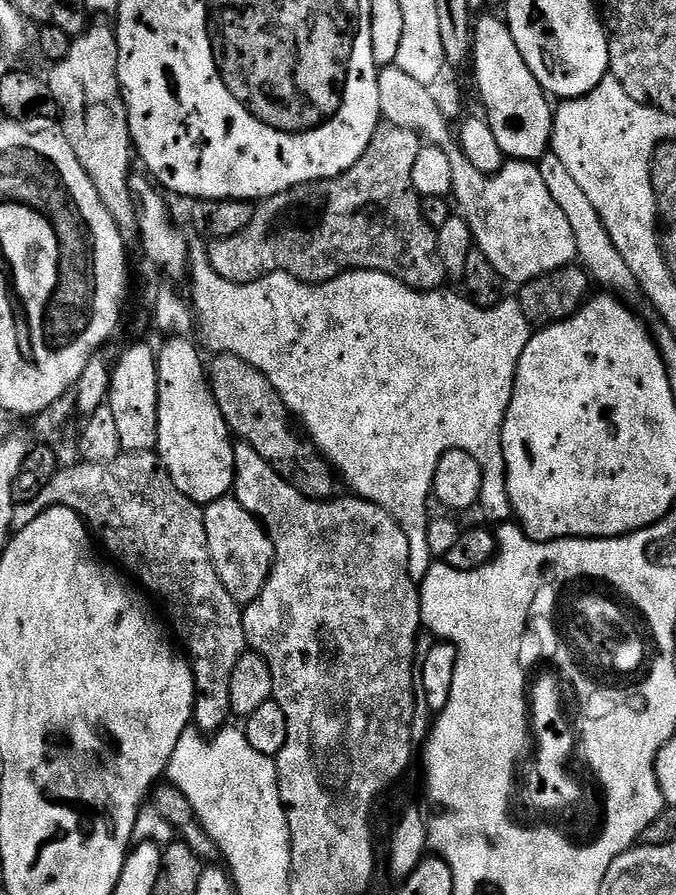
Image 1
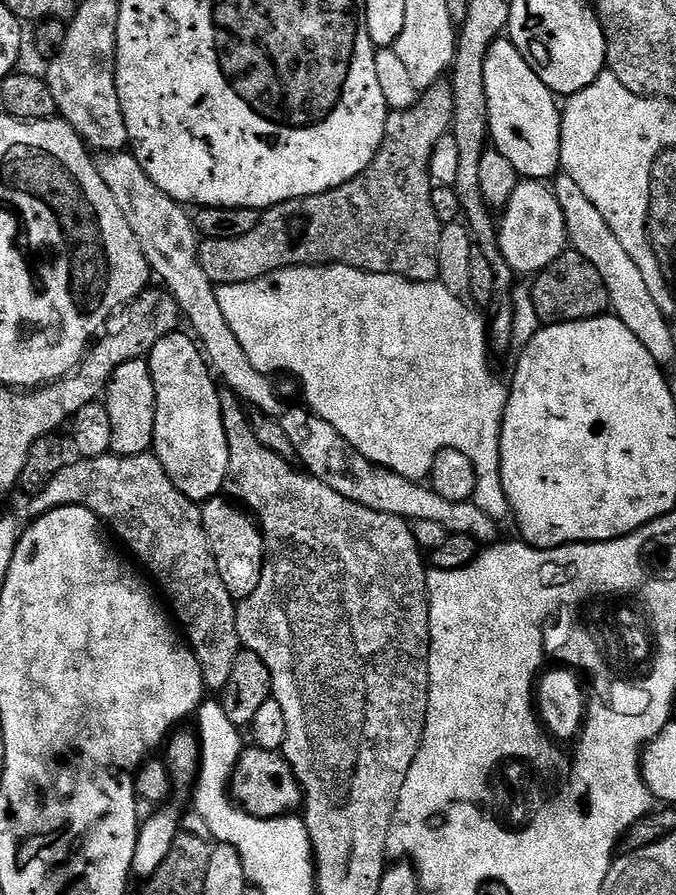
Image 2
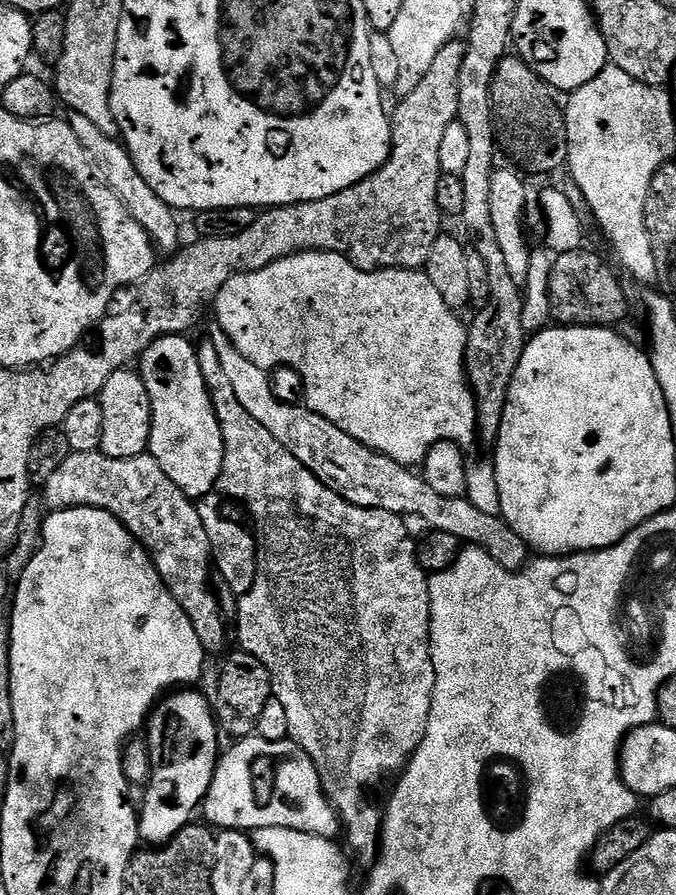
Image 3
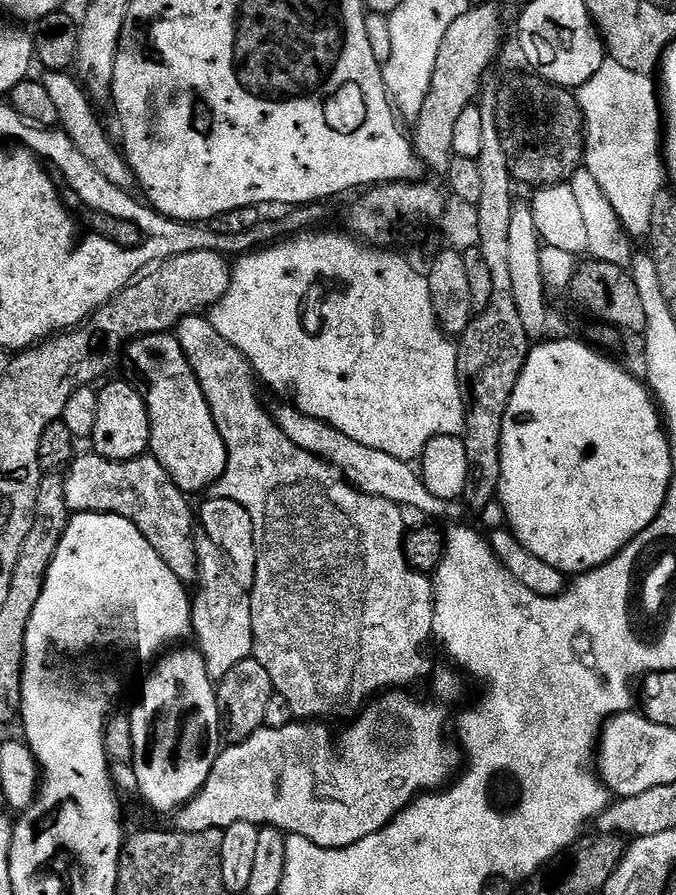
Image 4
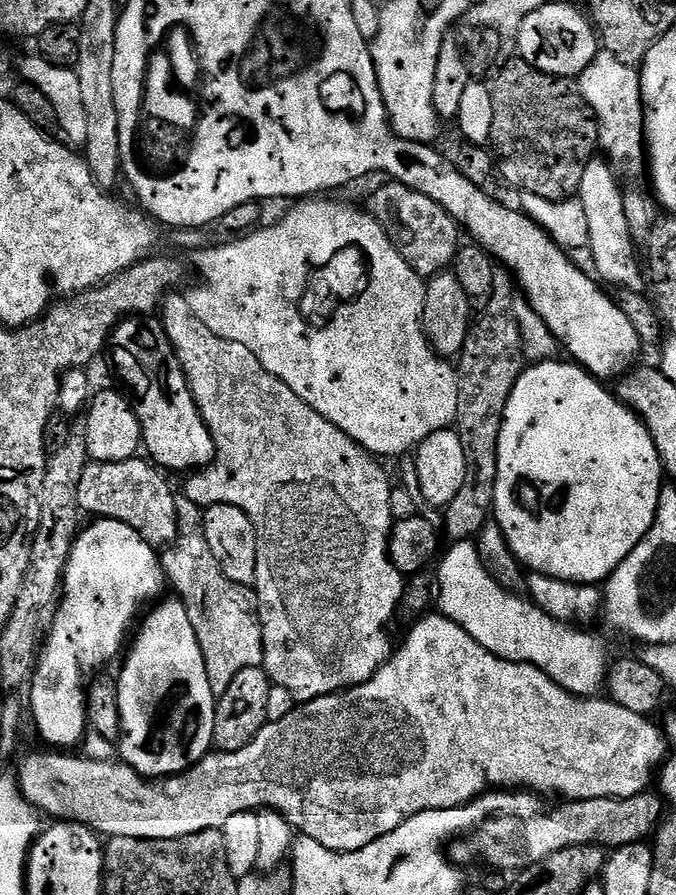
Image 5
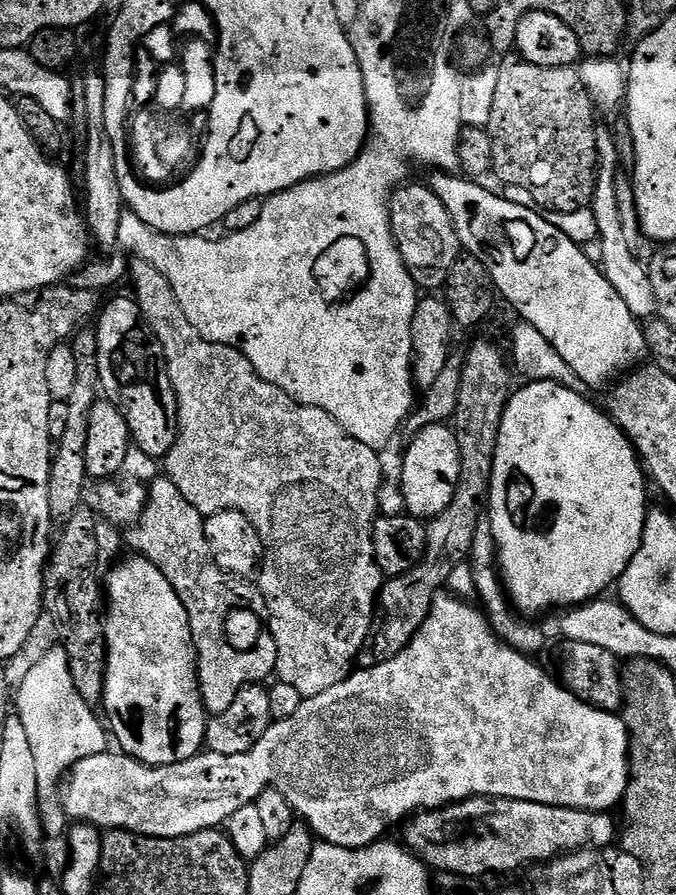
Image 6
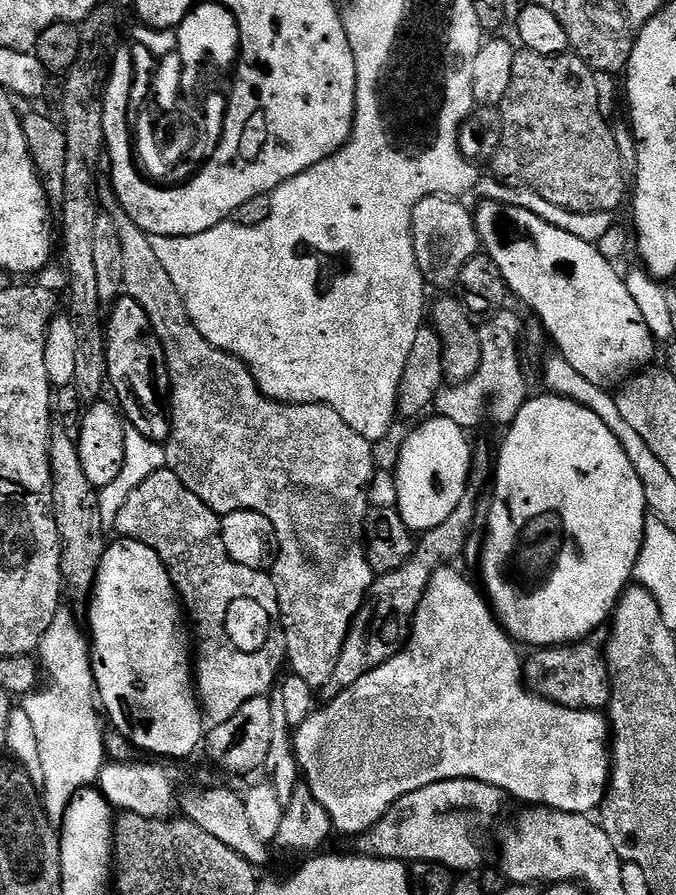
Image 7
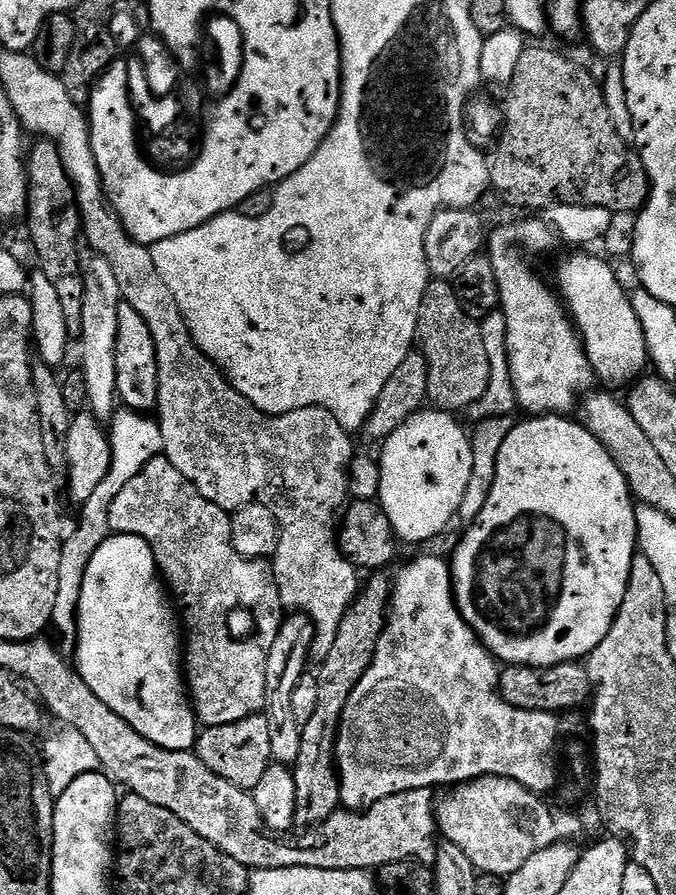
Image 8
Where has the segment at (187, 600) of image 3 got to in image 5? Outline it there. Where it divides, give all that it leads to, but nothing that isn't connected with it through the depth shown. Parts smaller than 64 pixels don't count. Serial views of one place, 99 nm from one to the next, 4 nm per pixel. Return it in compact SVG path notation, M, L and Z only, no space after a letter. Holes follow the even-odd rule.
M133 458L126 462L106 462L105 464L89 462L86 470L82 470L82 482L78 482L78 506L81 513L89 512L92 518L126 522L126 526L142 534L142 538L151 548L164 550L176 541L180 530L180 520L176 517L178 496L177 493L172 493L171 486L164 481L165 473L157 465L147 459L144 459L145 461L140 459Z

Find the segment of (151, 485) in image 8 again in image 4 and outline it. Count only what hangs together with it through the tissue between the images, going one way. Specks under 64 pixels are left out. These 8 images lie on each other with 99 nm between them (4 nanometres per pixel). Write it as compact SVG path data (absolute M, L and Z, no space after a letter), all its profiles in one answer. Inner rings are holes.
M202 530L196 537L196 578L192 602L192 636L195 647L204 655L208 676L220 681L238 662L252 656L252 601L245 589L236 585L222 550Z

